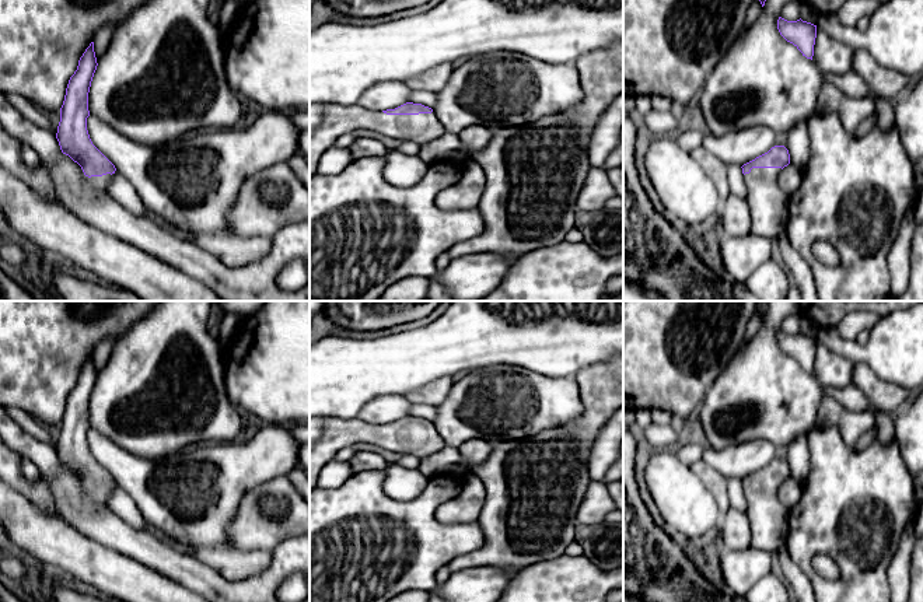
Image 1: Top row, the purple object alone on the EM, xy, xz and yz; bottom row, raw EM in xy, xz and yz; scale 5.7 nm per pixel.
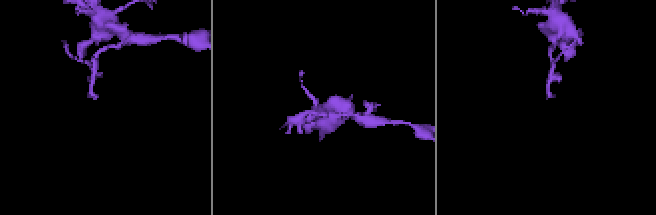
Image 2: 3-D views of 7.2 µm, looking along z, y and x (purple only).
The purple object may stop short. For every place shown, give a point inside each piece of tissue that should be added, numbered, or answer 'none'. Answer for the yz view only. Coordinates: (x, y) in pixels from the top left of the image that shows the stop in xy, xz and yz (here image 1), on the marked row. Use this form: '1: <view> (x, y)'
1: yz (769, 205)

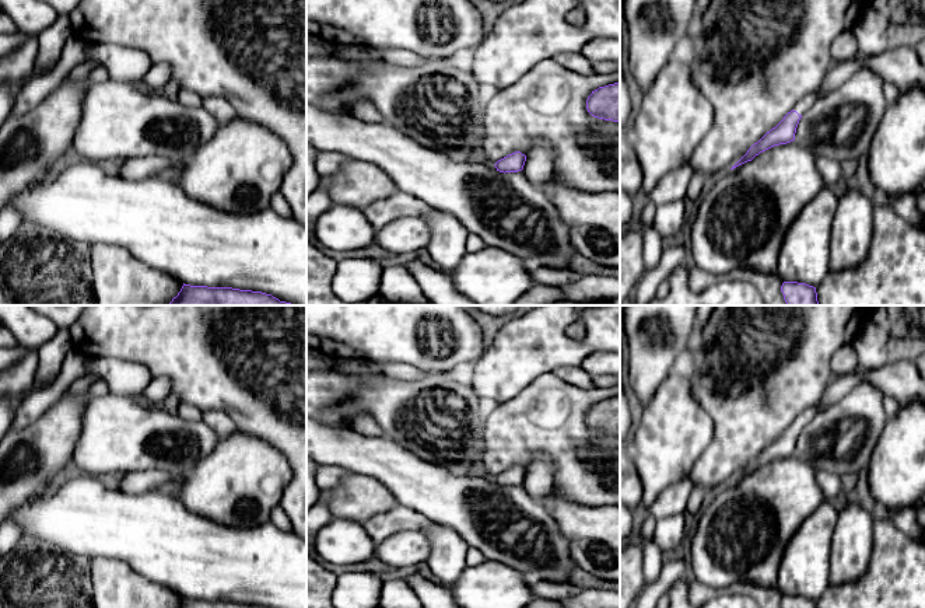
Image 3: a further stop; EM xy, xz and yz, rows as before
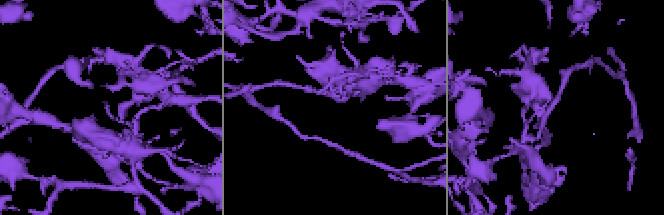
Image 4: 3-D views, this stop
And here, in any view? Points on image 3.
1: yz (806, 102)

